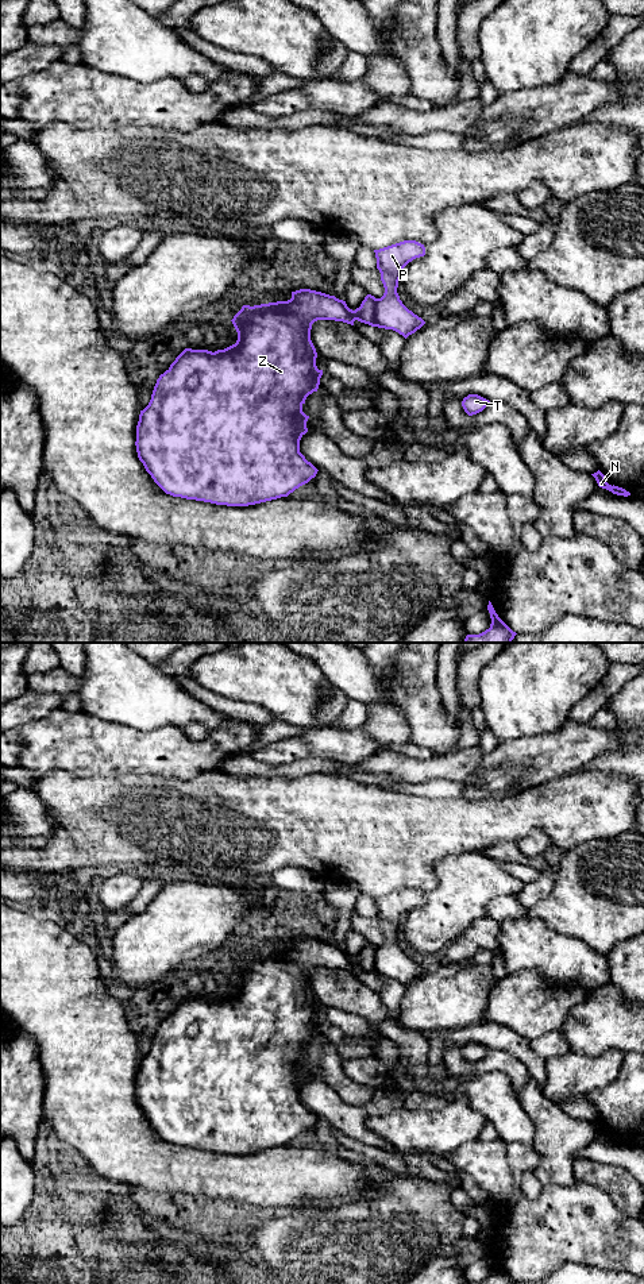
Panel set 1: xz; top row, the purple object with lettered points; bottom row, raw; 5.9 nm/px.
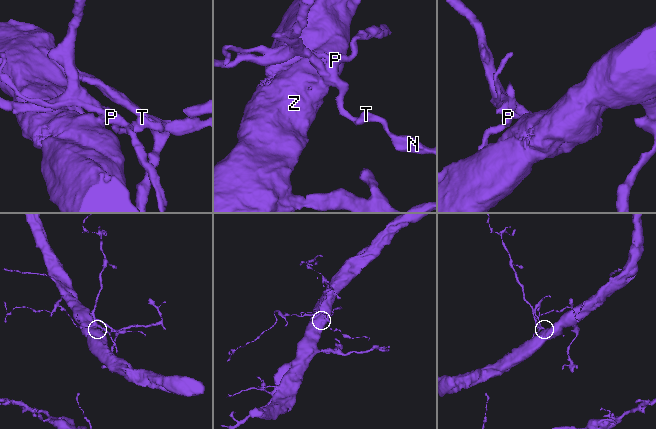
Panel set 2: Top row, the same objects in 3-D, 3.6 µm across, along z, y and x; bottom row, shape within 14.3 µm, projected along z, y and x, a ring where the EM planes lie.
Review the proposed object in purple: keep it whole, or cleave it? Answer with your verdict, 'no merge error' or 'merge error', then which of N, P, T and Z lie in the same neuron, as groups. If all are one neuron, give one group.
merge error; N P T / Z

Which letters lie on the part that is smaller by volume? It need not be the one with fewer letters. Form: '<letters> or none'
N, P, T

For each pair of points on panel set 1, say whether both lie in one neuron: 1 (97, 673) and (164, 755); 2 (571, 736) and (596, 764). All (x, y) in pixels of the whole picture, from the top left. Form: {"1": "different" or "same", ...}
{"1": "different", "2": "different"}

